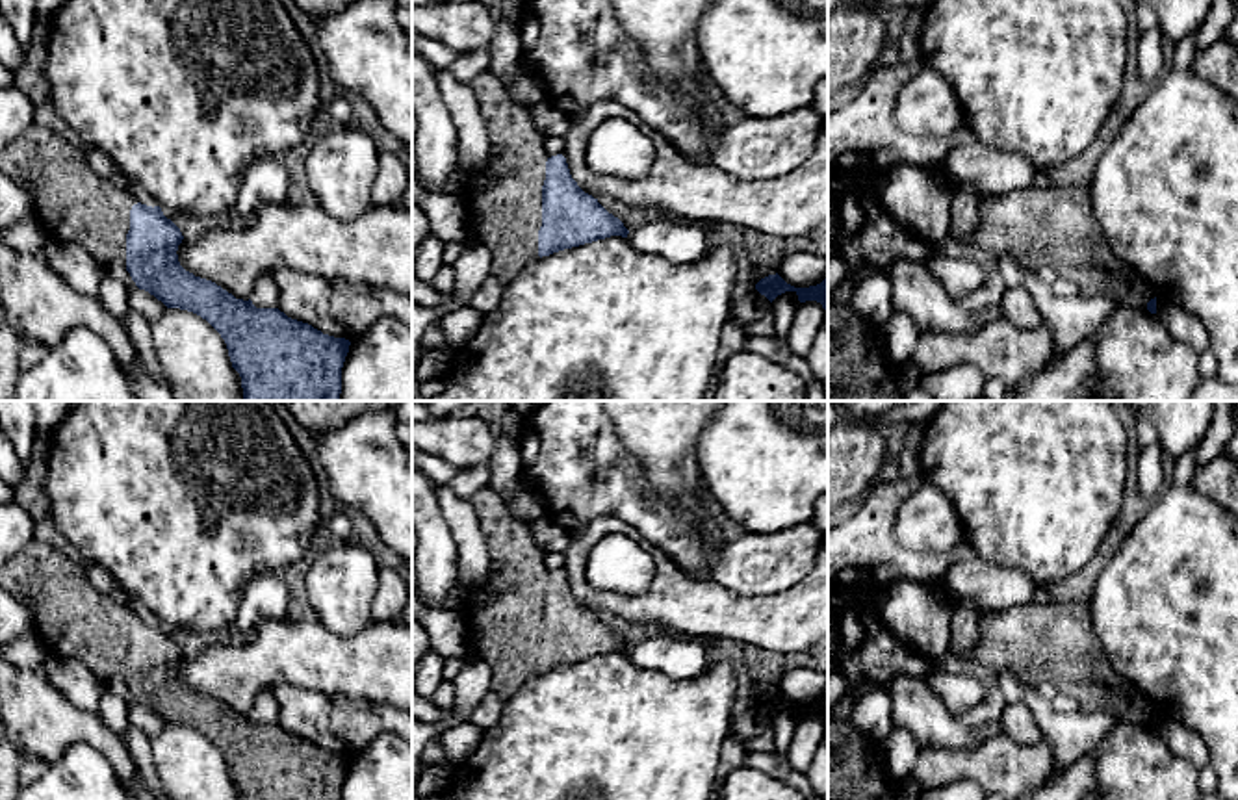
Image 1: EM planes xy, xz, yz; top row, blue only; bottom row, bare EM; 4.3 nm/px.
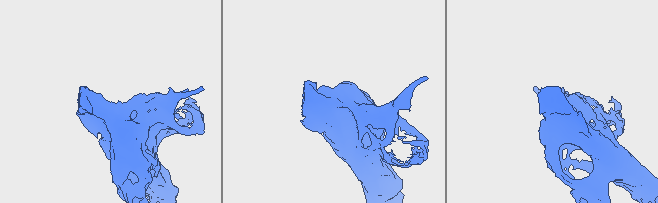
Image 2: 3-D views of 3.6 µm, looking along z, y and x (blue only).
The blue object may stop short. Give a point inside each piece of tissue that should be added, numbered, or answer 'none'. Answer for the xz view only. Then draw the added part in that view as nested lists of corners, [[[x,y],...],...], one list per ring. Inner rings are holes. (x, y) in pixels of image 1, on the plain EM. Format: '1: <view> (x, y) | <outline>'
1: xz (503, 615) | [[[484,486],[468,503],[479,514],[481,531],[488,544],[490,566],[486,581],[468,590],[462,613],[470,627],[471,653],[492,666],[490,689],[505,702],[529,677],[540,674],[542,601],[546,596],[546,577],[553,570],[544,564],[544,553],[535,544],[531,523],[514,518],[496,490]]]

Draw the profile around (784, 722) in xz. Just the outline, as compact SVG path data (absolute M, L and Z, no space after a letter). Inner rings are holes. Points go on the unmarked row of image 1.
M785 707L770 718L770 728L774 731L778 755L785 757L798 720L800 720L800 716L798 716L796 707Z

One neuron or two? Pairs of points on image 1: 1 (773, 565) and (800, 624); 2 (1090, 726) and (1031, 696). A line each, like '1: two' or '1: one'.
1: two
2: one

